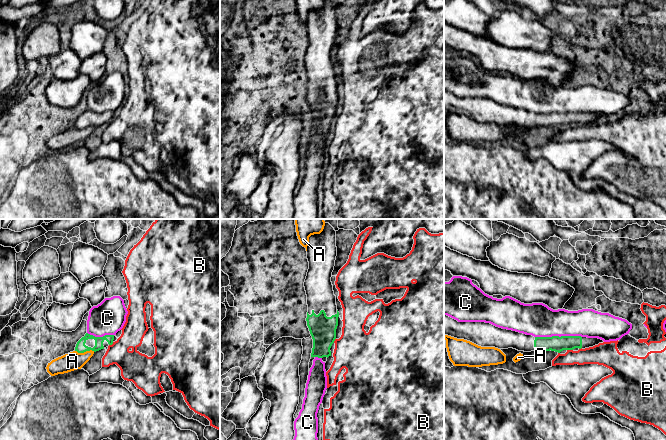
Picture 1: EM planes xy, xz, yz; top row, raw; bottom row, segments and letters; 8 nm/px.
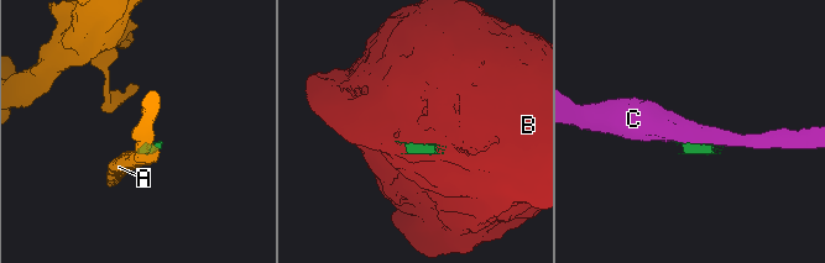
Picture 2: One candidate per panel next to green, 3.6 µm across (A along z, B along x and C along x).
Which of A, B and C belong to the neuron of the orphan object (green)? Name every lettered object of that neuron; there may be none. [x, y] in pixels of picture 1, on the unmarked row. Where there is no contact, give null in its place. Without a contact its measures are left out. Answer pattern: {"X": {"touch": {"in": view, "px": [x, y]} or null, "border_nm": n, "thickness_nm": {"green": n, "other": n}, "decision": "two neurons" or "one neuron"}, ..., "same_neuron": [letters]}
{"A": {"touch": {"in": "xy", "px": [85, 127]}, "border_nm": 160, "thickness_nm": {"green": 80, "other": 150}, "decision": "two neurons"}, "B": {"touch": {"in": "yz", "px": [570, 125]}, "border_nm": 50, "thickness_nm": {"green": 130, "other": 170}, "decision": "two neurons"}, "C": {"touch": {"in": "yz", "px": [558, 112]}, "border_nm": 380, "thickness_nm": {"green": 130, "other": 280}, "decision": "two neurons"}, "same_neuron": []}

